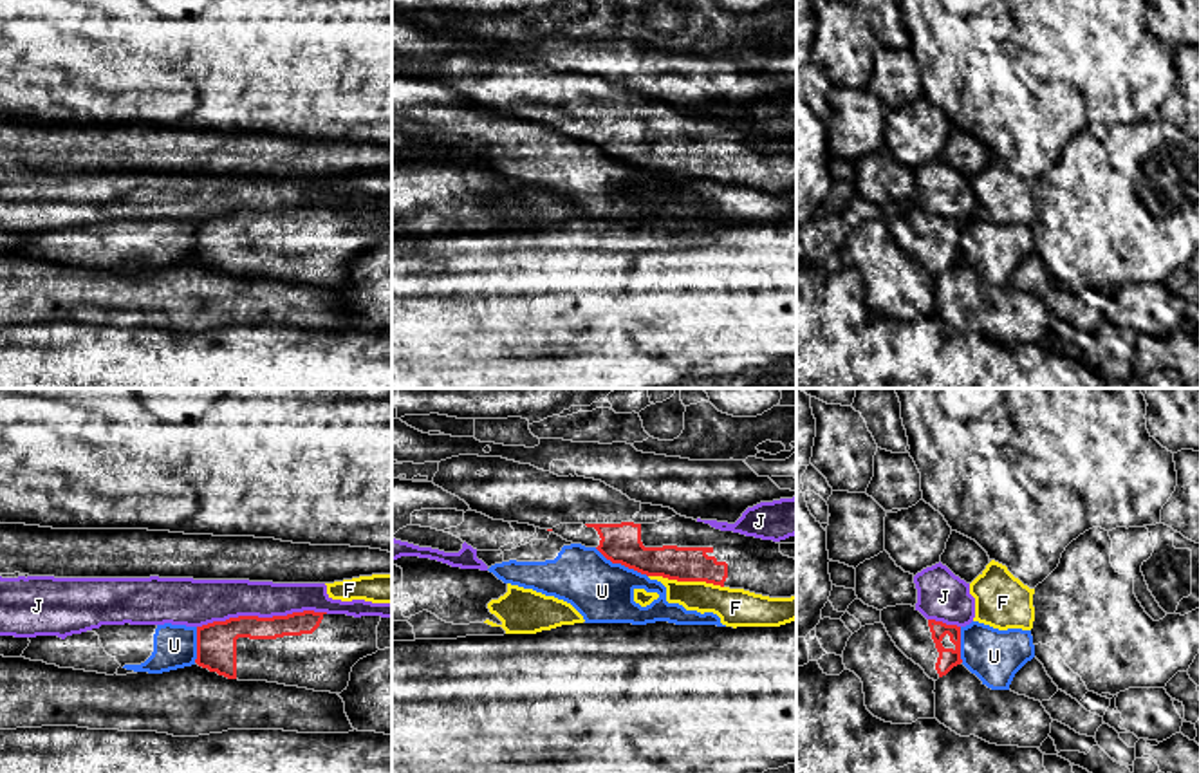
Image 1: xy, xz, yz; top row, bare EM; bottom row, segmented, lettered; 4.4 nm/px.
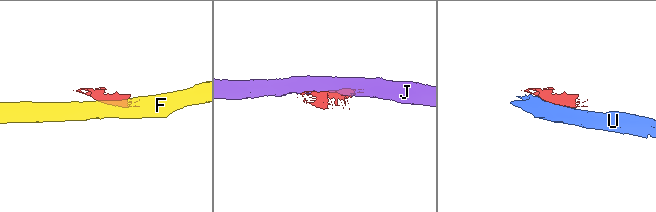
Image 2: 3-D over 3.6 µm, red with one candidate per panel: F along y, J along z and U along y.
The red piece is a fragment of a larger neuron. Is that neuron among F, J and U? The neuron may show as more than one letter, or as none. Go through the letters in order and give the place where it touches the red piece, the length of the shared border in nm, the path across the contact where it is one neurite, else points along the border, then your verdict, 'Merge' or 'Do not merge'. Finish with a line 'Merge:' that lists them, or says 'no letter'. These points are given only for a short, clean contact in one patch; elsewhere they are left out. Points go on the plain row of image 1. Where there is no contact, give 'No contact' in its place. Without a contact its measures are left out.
F: Touches red at xz (687, 176). Shared border 340 nm. Do not merge
J: Touches red at xy (262, 214). Shared border 600 nm. Do not merge
U: Touches red at xz (622, 159). Shared border 280 nm. Do not merge
Merge: no letter

